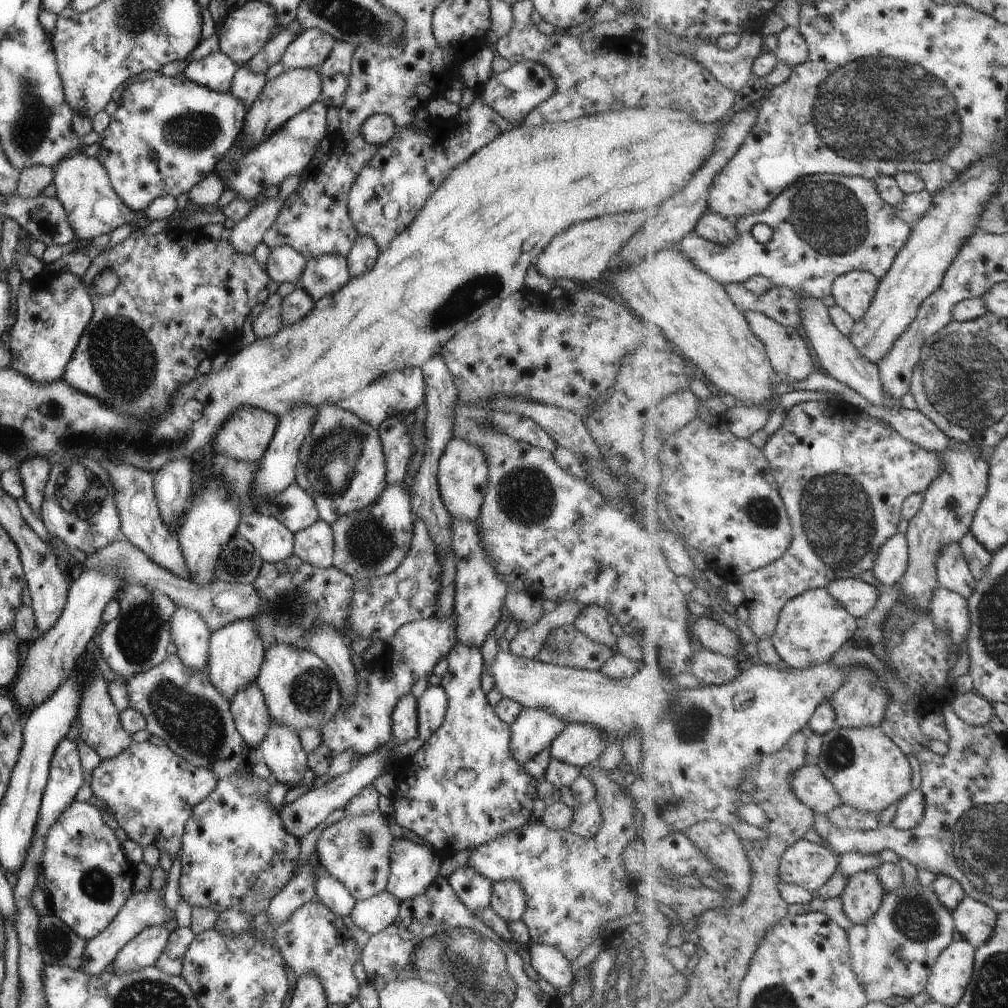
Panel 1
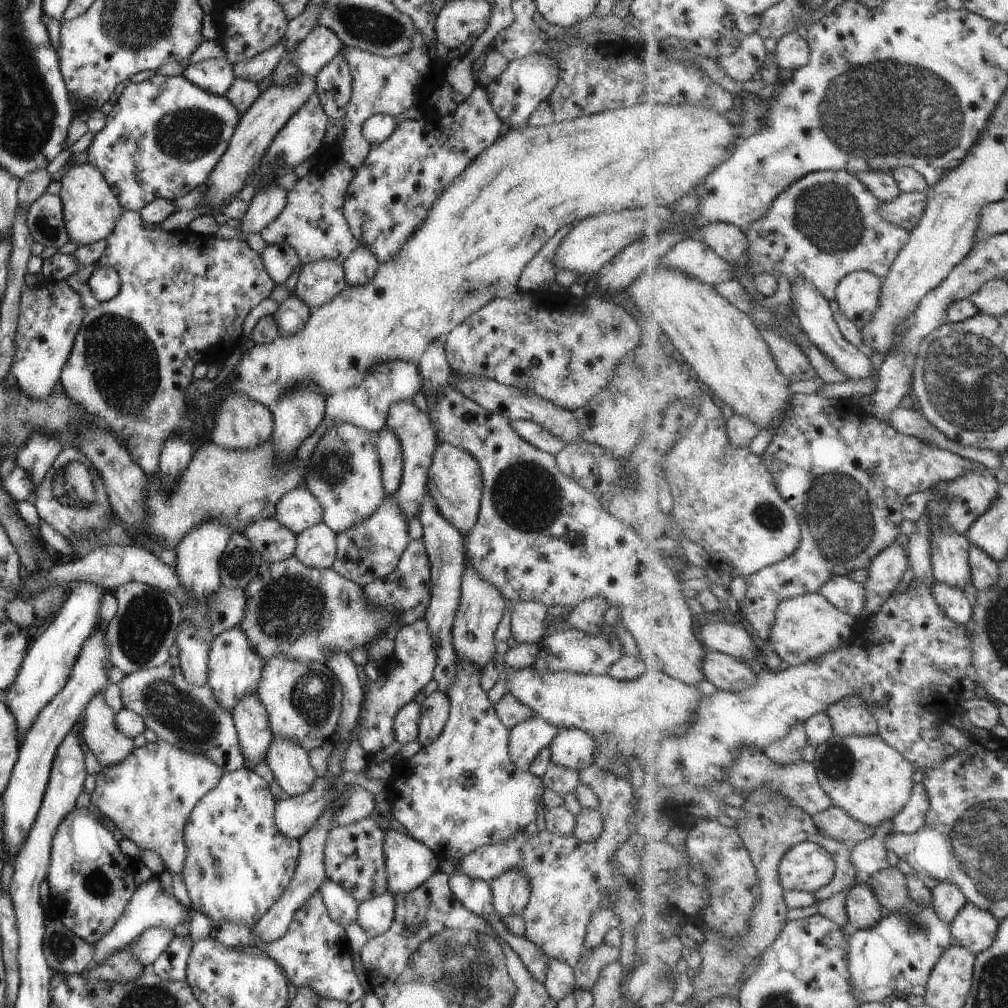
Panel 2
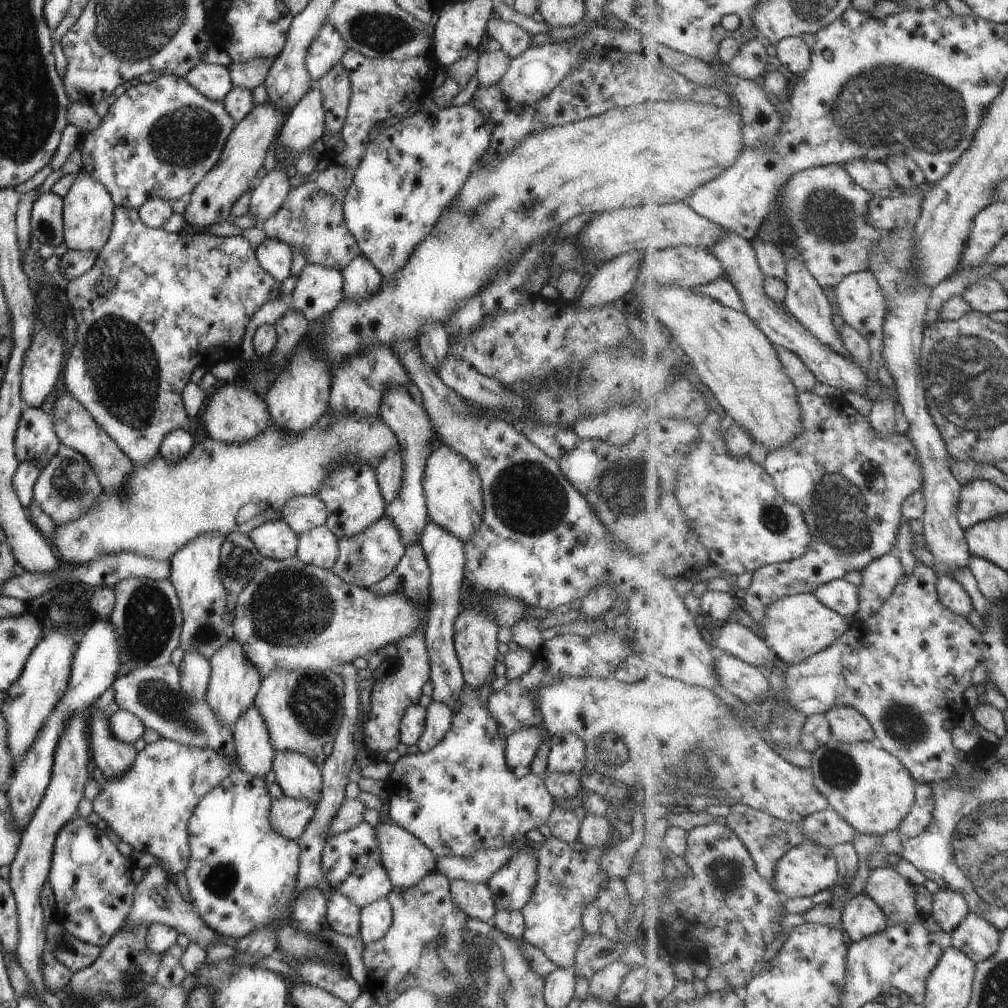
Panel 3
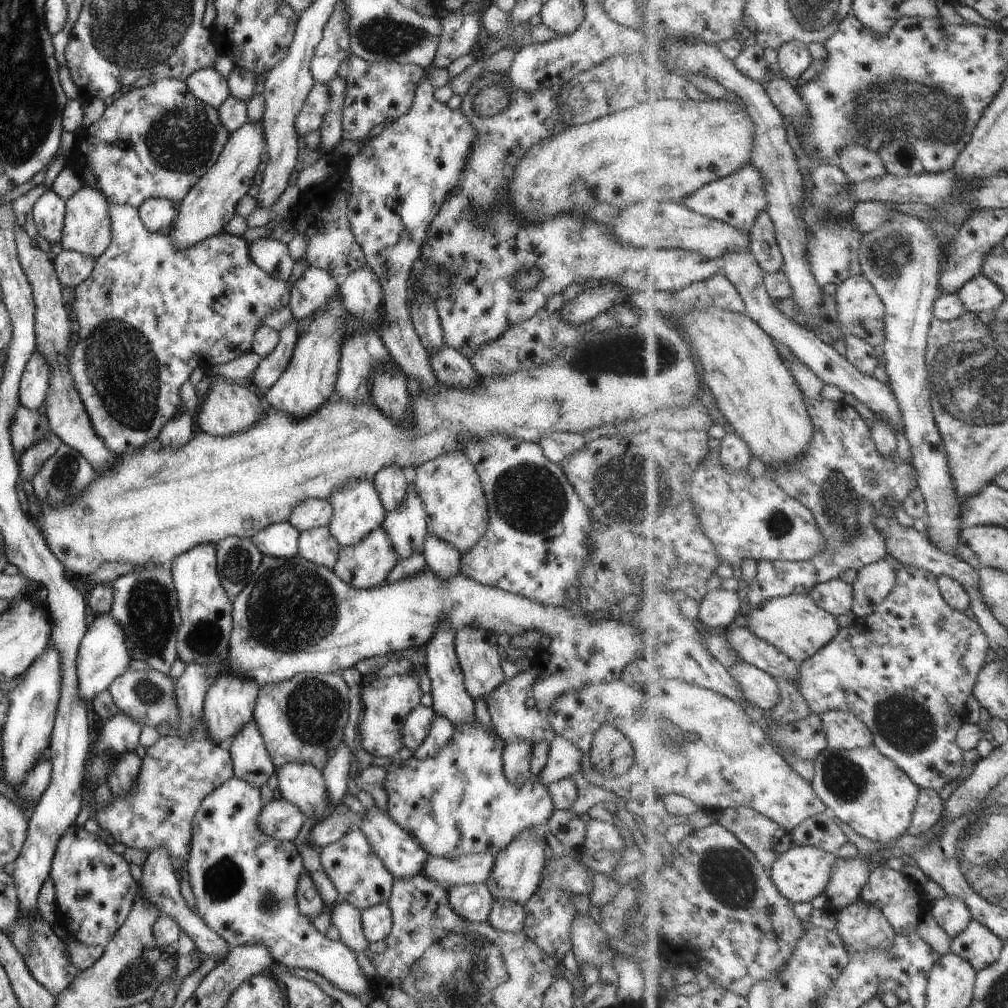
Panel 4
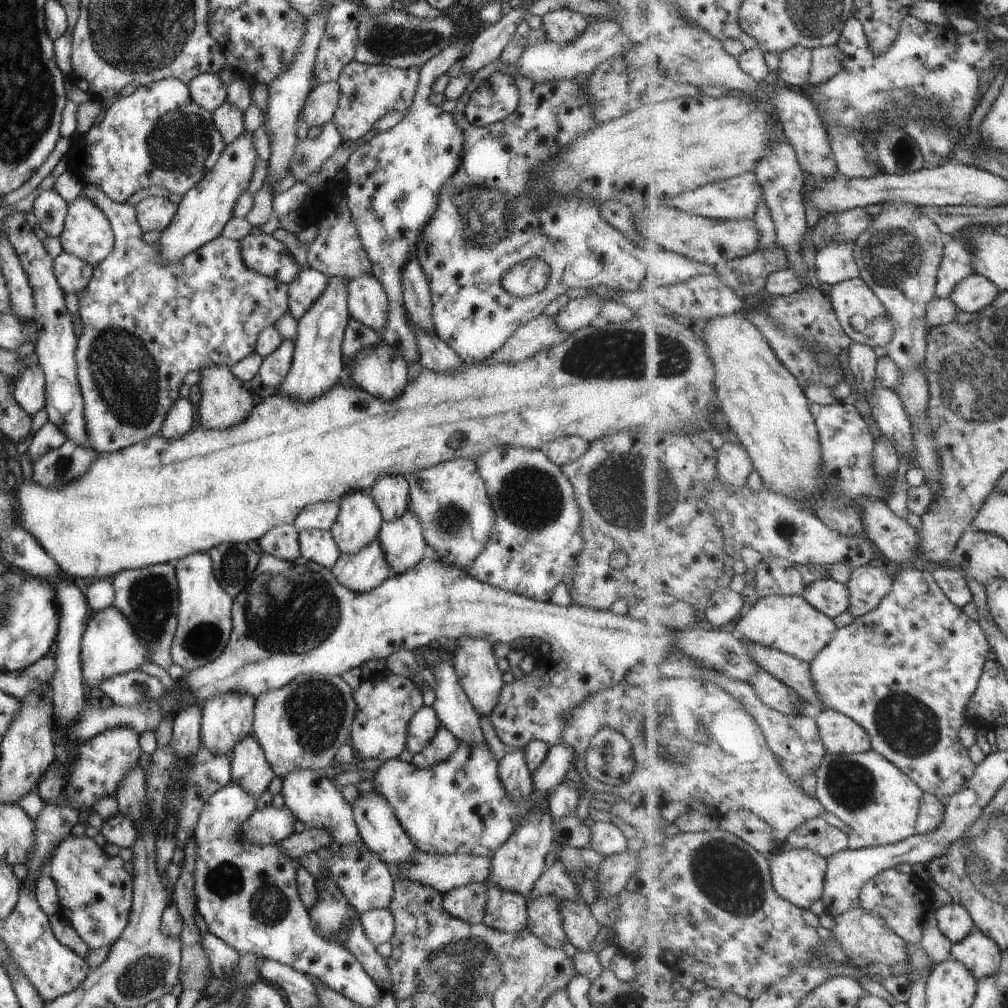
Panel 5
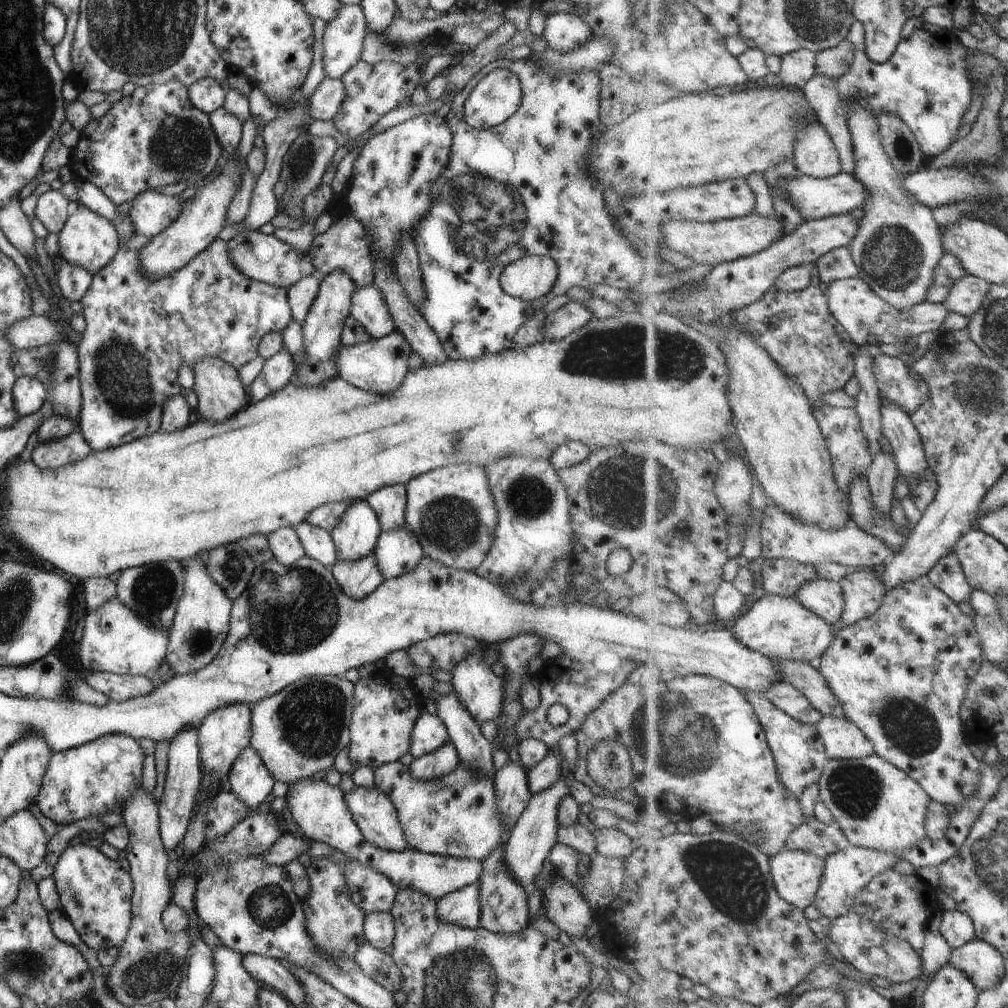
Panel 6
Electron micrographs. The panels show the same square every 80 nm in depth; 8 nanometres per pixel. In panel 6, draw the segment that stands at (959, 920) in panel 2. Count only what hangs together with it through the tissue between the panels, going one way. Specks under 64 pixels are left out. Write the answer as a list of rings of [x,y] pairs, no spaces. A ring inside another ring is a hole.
[[[979,939],[962,946],[960,949],[953,949],[950,964],[964,972],[982,993],[987,989],[996,989],[1006,975],[1006,960],[1003,955],[991,944]]]

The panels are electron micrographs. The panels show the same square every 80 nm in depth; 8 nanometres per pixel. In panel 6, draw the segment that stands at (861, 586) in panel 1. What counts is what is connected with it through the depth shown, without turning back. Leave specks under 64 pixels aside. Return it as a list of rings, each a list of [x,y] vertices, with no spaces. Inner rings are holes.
[[[821,577],[803,585],[793,598],[824,618],[830,625],[842,620],[846,607],[844,590],[840,583]]]

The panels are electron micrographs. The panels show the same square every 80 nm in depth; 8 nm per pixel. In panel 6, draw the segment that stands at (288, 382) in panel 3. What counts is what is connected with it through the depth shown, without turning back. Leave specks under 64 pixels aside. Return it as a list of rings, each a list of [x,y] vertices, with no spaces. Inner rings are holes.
[[[333,269],[321,277],[317,294],[309,306],[307,314],[301,324],[302,328],[302,349],[306,356],[291,378],[292,383],[300,385],[316,385],[328,378],[337,376],[334,365],[334,352],[339,345],[339,337],[345,317],[350,311],[350,298],[354,291],[355,284],[351,277],[339,269]]]

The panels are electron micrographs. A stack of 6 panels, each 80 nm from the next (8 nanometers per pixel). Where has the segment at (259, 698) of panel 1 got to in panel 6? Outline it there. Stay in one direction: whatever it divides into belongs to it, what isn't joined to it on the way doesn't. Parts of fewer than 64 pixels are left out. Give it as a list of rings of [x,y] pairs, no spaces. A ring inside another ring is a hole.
[[[249,744],[233,761],[226,788],[251,811],[271,792],[273,783],[273,777]]]

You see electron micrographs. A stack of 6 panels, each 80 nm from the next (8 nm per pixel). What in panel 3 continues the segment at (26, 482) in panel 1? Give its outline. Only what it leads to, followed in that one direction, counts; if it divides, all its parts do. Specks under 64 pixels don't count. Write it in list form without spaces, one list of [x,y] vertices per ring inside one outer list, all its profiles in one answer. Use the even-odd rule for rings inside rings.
[[[25,408],[17,422],[13,445],[18,461],[37,460],[46,465],[61,445],[53,432],[53,416],[40,408]]]

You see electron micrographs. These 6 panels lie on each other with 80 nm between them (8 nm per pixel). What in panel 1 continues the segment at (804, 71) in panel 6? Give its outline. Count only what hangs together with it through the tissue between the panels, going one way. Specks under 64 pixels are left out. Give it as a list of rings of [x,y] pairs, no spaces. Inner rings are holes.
[[[785,26],[785,30],[777,37],[778,47],[773,53],[778,60],[791,66],[791,69],[809,60],[809,48],[799,28]]]

